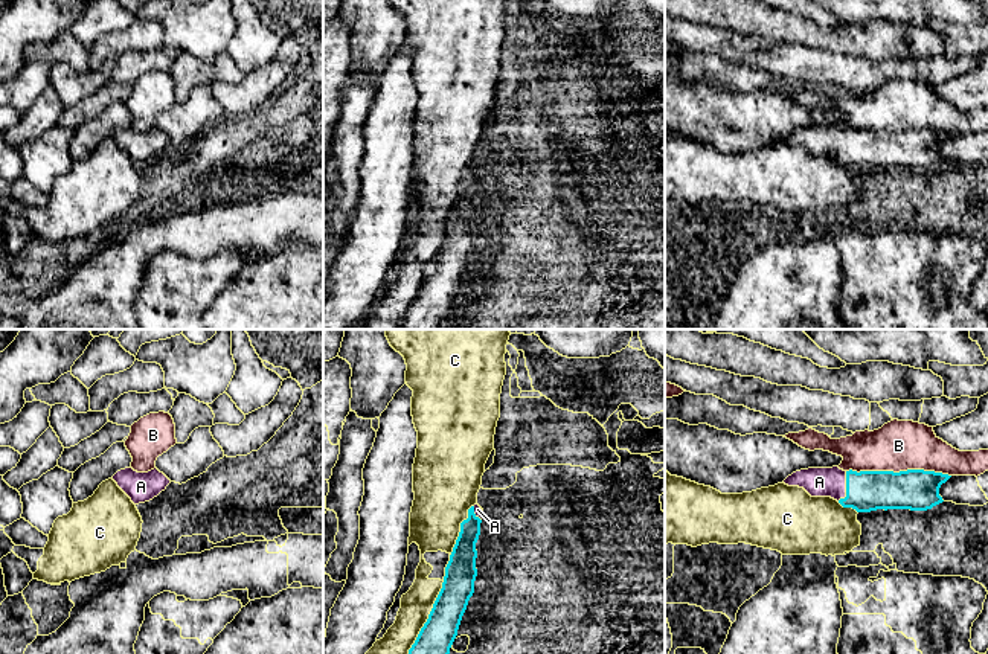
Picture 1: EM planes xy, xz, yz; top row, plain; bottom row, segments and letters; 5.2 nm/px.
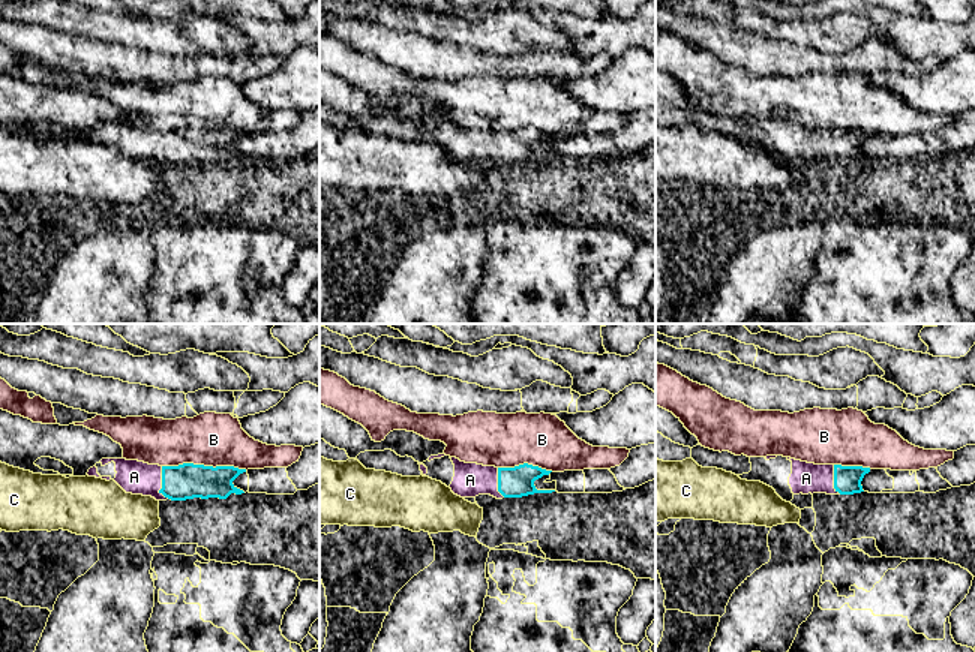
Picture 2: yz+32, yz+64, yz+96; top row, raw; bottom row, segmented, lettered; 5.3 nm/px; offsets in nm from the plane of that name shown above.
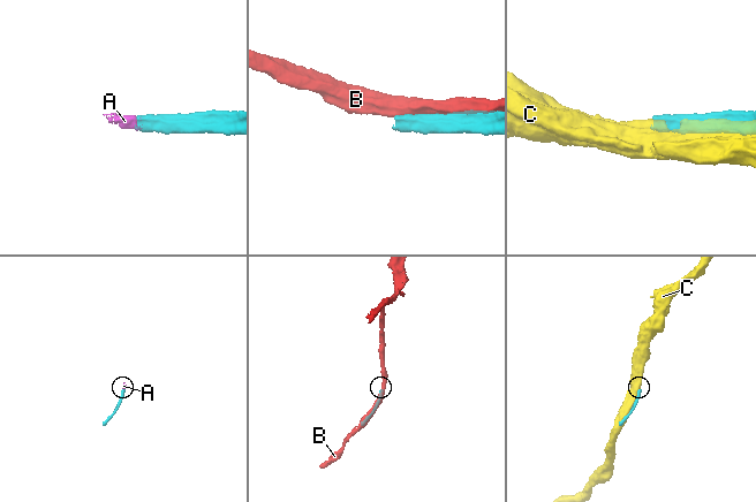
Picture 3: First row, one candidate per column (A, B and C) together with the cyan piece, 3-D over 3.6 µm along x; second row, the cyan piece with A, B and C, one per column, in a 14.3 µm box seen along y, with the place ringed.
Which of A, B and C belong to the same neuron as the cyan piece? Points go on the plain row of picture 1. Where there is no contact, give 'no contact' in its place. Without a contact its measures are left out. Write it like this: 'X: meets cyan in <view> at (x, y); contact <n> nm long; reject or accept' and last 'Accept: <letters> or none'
A: meets cyan in yz at (846, 147); contact 170 nm long; accept
B: meets cyan in yz at (900, 130); contact 550 nm long; reject
C: meets cyan in xz at (424, 284); contact 550 nm long; reject
Accept: A

